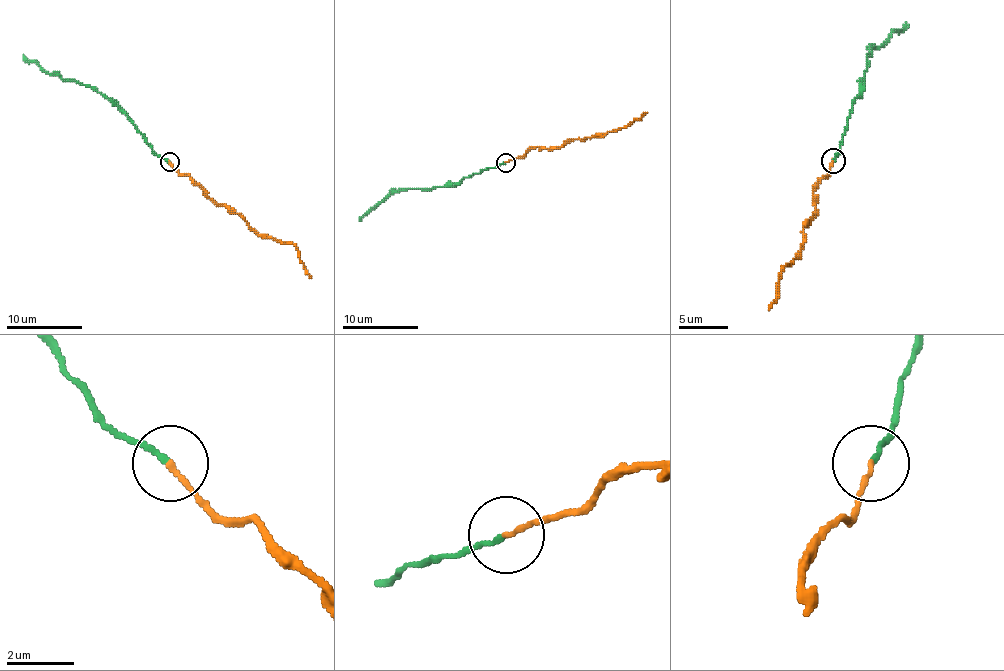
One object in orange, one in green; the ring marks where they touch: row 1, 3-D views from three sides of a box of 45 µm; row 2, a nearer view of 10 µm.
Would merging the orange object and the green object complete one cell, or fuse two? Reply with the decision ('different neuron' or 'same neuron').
different neuron

